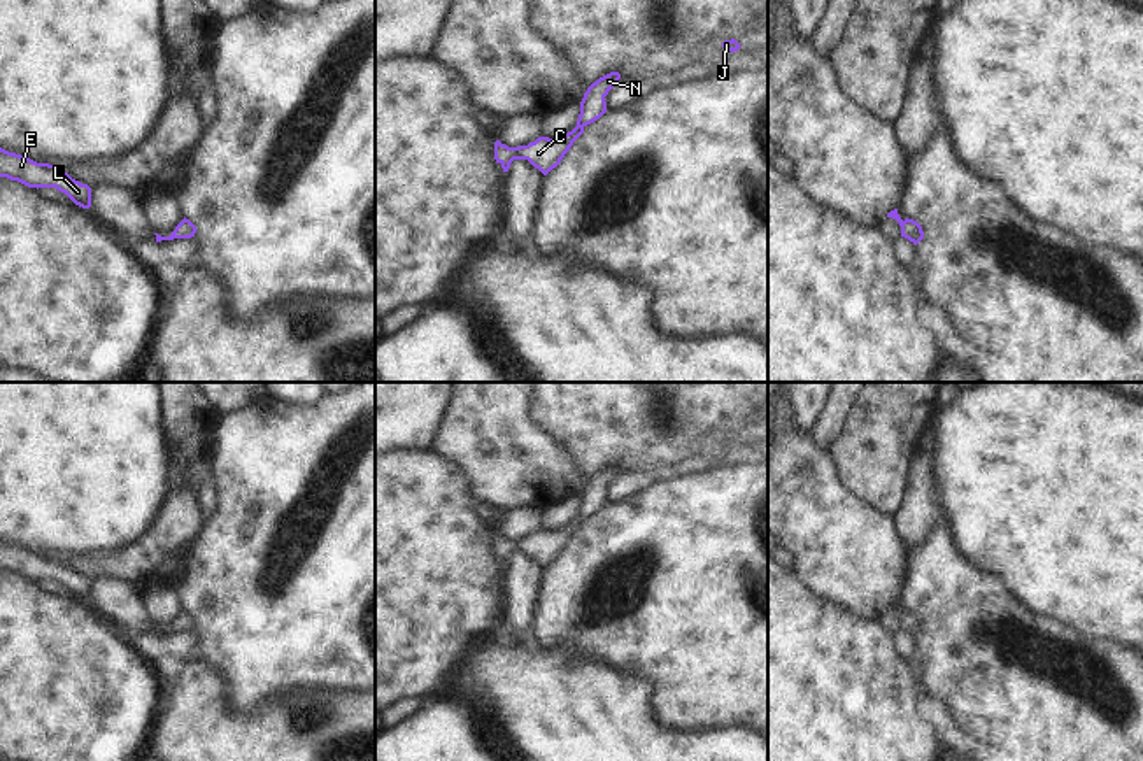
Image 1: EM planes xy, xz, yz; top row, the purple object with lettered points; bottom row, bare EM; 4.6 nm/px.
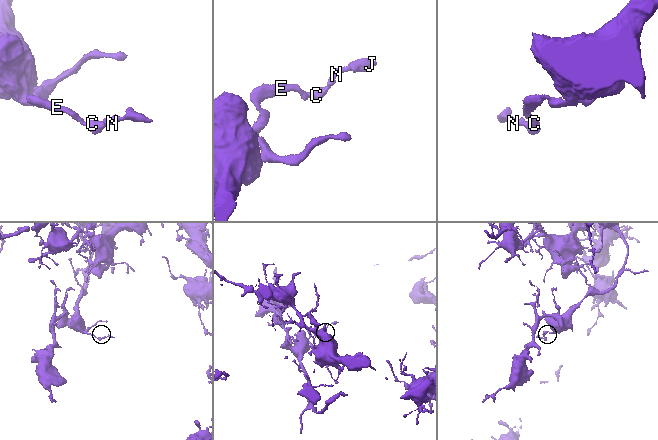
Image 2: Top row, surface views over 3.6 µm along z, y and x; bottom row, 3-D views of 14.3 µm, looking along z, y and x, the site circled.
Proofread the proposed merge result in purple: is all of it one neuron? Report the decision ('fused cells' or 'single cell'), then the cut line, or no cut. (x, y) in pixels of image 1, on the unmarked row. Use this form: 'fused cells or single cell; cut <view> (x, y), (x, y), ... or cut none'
single cell; cut none

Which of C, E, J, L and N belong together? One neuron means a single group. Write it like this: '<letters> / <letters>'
C E J L N

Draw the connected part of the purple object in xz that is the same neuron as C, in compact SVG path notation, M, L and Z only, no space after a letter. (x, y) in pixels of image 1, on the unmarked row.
M610 465L593 475L580 494L577 519L559 531L538 530L535 535L519 540L508 540L500 533L494 535L494 552L508 565L514 552L528 552L535 561L547 568L556 561L573 535L584 526L584 521L607 505L605 489L619 475L621 466Z

